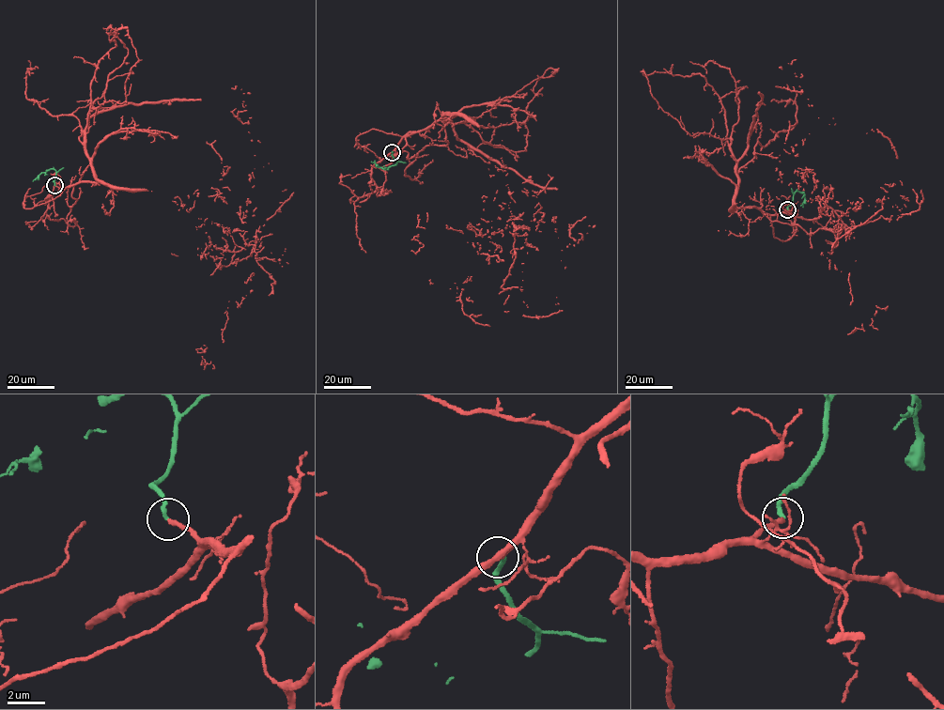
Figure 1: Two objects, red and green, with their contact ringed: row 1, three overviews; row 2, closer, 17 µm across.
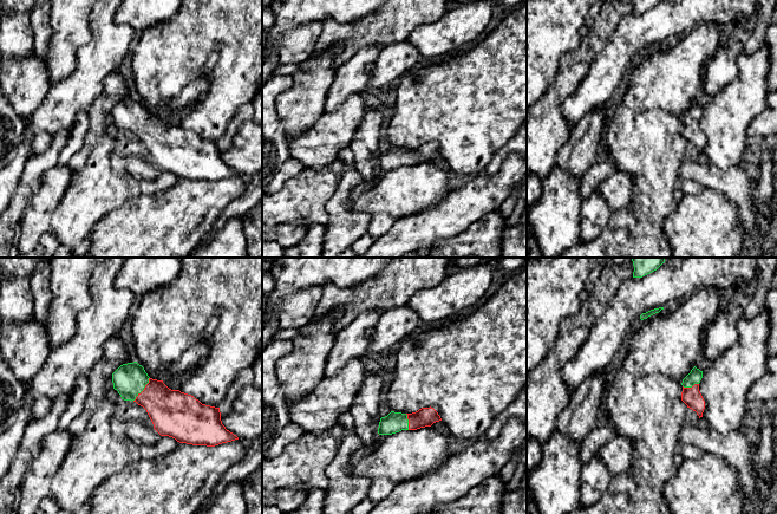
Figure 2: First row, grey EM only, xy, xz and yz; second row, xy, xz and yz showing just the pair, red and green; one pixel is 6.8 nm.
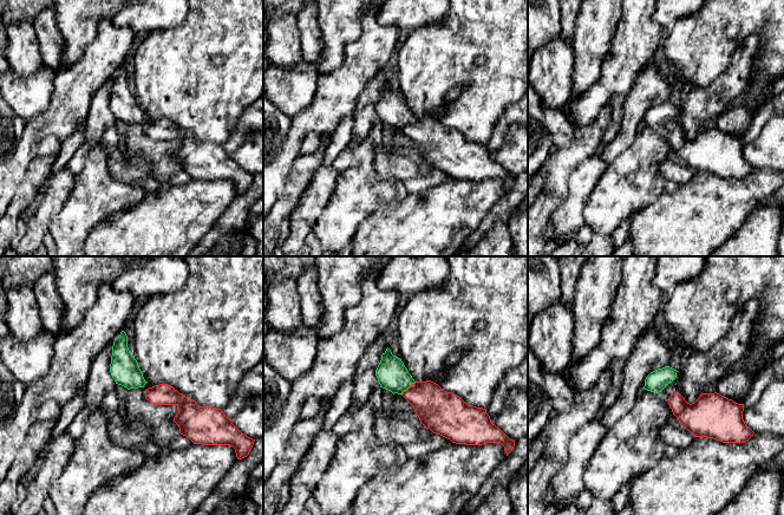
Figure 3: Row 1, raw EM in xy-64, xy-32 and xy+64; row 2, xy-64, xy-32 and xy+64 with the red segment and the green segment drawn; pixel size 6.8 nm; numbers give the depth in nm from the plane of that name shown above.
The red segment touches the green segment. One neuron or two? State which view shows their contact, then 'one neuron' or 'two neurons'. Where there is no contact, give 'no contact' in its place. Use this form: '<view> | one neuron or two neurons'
xy | one neuron

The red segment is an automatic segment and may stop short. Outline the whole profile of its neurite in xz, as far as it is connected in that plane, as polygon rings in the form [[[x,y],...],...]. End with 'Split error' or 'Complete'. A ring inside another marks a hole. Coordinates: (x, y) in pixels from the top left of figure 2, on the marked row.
[[[431,406],[422,408],[412,414],[391,411],[387,416],[380,418],[378,434],[392,435],[401,430],[417,430],[431,427],[439,421],[442,421],[440,416]]]. Split error

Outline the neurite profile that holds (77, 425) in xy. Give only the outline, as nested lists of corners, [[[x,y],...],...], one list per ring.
[[[117,336],[105,343],[102,357],[87,375],[89,396],[86,397],[85,405],[67,428],[73,437],[84,431],[90,417],[97,410],[97,404],[102,403],[105,399],[106,392],[113,389],[112,373],[120,365],[133,362],[136,362],[135,357],[129,354],[125,344]]]

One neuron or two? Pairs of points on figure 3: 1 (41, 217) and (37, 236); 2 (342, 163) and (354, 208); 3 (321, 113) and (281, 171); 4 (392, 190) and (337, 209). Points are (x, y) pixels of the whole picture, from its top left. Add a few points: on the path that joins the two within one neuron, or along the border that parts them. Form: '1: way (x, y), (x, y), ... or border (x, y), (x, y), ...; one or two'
1: way (39, 222), (37, 232); one
2: border (358, 145), (353, 151), (352, 162), (340, 174); two
3: way (306, 126), (294, 138), (287, 156); one
4: way (378, 193), (360, 193), (351, 202); one

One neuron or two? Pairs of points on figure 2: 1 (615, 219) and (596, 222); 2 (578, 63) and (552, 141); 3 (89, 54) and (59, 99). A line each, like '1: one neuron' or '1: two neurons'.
1: two neurons
2: one neuron
3: one neuron

